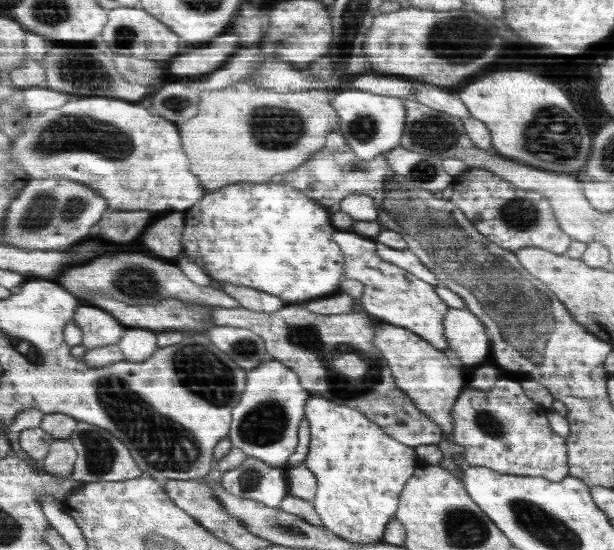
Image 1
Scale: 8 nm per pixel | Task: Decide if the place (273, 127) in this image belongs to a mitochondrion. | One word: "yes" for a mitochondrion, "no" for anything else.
yes

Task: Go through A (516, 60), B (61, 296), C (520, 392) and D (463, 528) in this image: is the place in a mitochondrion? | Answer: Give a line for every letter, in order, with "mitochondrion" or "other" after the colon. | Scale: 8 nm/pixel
A: other
B: other
C: other
D: mitochondrion

